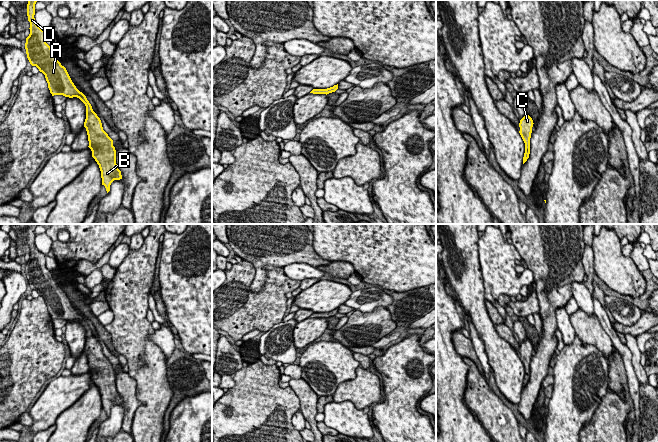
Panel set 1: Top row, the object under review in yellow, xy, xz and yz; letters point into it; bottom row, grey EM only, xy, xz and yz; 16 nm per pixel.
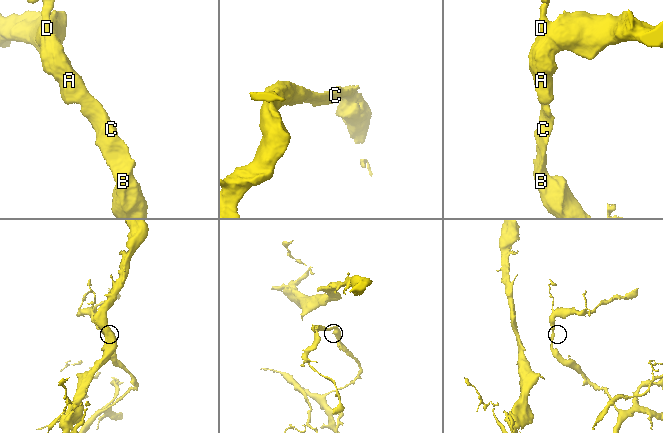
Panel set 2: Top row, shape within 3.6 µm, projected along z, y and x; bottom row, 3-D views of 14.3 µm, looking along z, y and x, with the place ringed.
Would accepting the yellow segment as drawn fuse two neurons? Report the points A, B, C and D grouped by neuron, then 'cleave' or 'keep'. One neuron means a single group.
groups A B C D; keep

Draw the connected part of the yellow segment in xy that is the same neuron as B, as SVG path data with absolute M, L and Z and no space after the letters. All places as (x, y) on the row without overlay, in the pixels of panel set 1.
M28 224L27 228L27 240L30 246L30 258L25 267L27 282L32 290L36 290L45 299L52 320L77 321L85 328L84 351L88 359L88 371L92 375L92 381L99 389L102 409L105 410L108 417L111 407L114 404L122 403L121 395L116 388L113 364L103 354L101 344L93 335L86 320L76 312L66 292L61 289L51 271L46 267L45 255L36 248L34 242L37 225Z

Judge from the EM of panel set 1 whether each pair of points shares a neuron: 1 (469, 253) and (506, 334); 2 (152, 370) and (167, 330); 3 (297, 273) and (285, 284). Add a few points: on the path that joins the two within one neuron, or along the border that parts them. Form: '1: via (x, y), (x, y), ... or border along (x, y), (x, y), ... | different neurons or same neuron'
1: border along (494, 324), (495, 330), (509, 343) | different neurons
2: border along (154, 330), (148, 337), (167, 358) | different neurons
3: border along (282, 268), (287, 276), (300, 281) | different neurons

